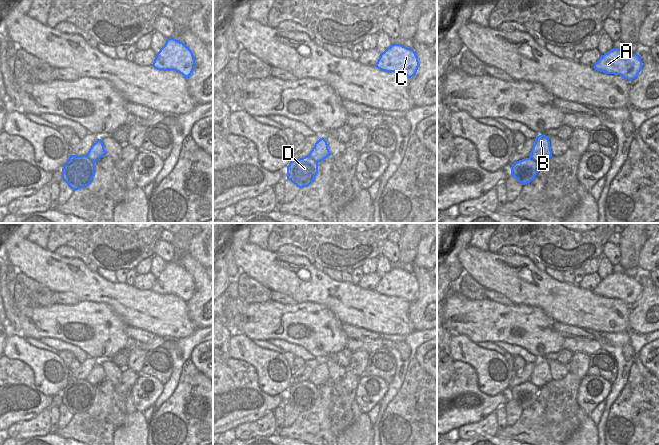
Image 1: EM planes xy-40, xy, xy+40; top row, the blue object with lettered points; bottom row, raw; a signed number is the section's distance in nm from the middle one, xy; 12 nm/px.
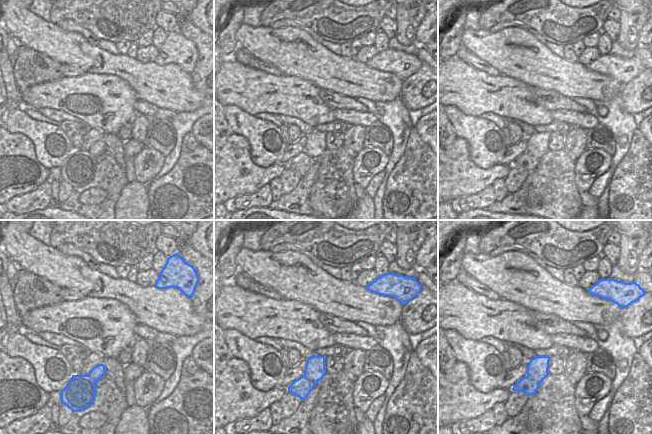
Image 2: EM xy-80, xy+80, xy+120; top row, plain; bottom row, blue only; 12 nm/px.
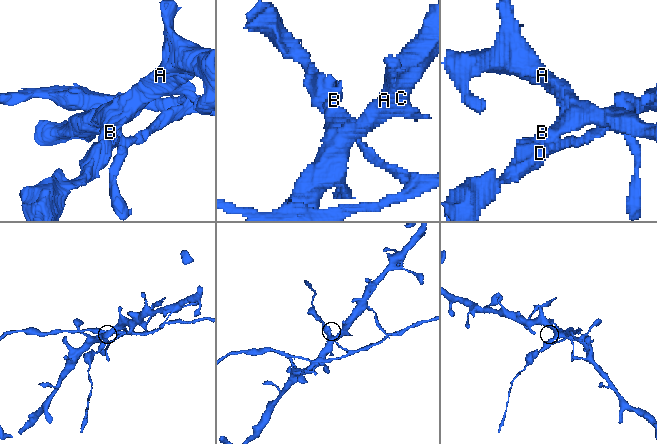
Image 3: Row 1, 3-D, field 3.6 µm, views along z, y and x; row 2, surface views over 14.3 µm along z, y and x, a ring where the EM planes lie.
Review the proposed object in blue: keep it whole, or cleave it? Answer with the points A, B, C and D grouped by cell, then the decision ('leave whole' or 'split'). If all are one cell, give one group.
groups A B C / D; split

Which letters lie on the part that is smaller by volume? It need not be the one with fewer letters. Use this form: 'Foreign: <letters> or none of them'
Foreign: D

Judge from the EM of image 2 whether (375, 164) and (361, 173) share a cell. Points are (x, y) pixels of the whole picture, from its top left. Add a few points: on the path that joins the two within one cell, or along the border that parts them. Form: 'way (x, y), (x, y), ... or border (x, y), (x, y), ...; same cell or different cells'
way (372, 164), (364, 170); same cell

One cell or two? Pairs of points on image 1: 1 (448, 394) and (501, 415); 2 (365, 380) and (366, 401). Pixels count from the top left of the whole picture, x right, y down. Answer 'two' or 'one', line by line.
1: two
2: one

